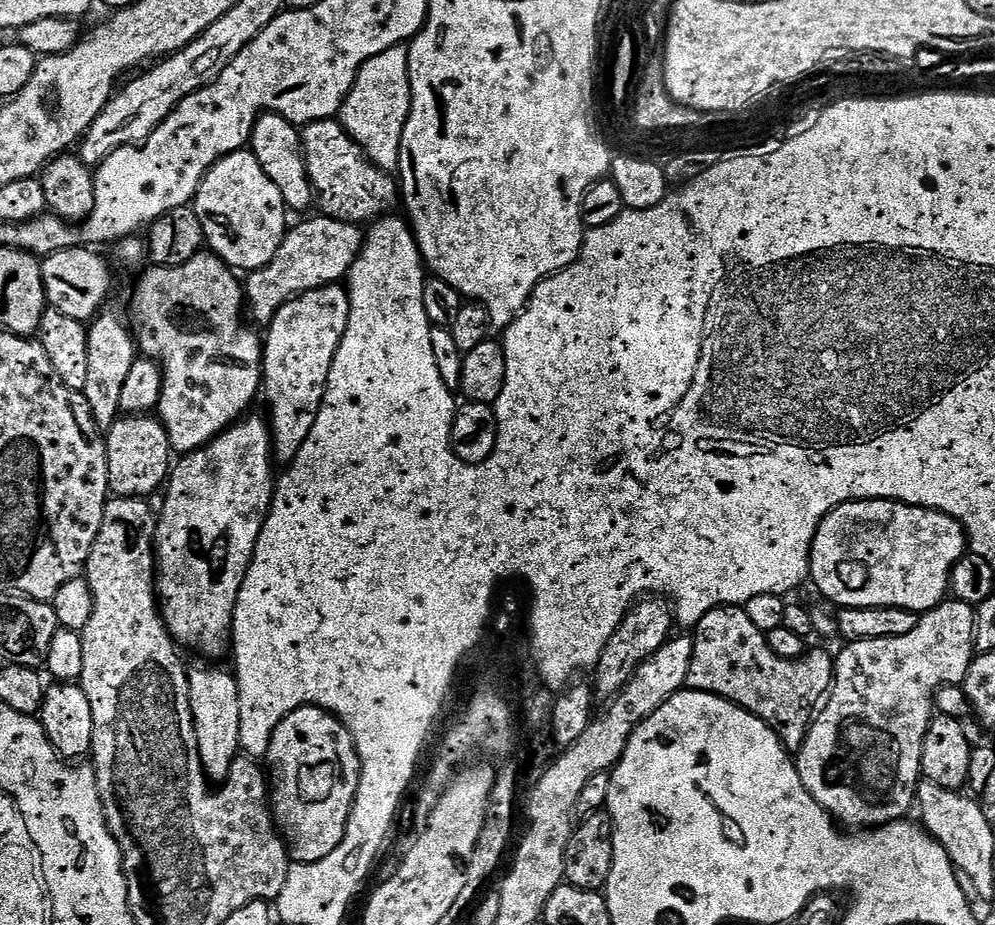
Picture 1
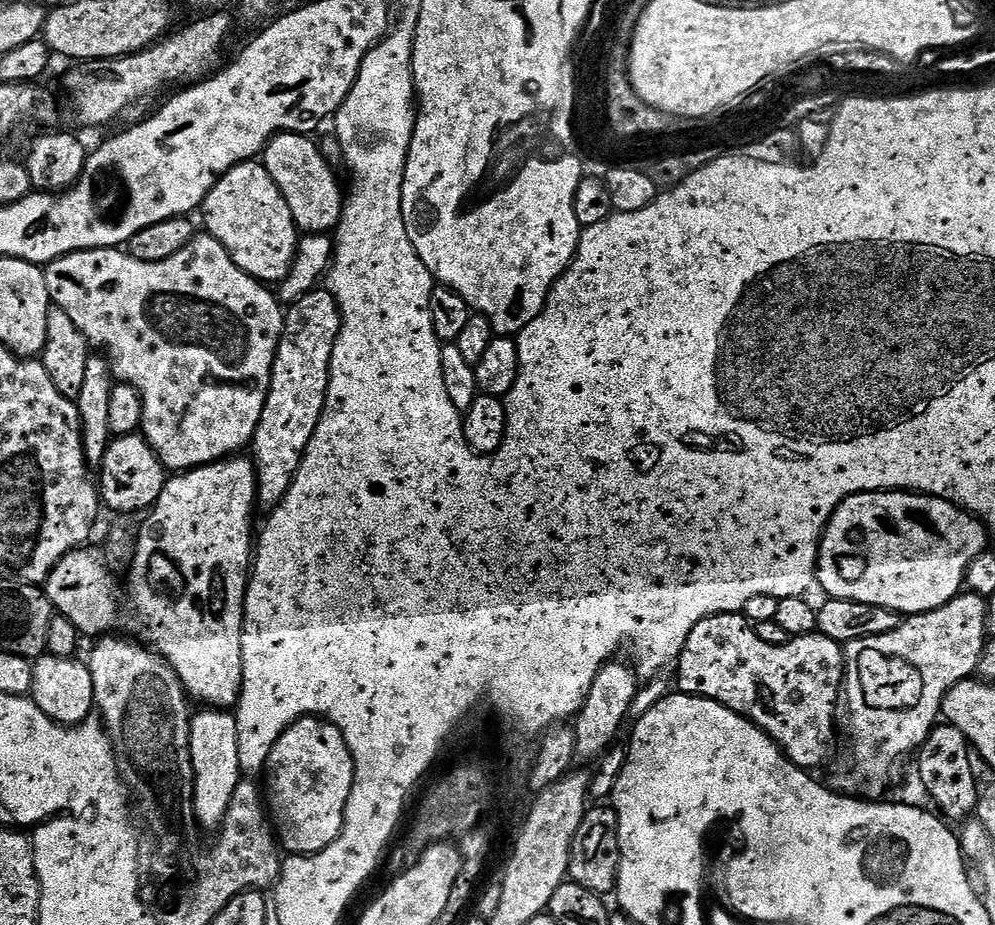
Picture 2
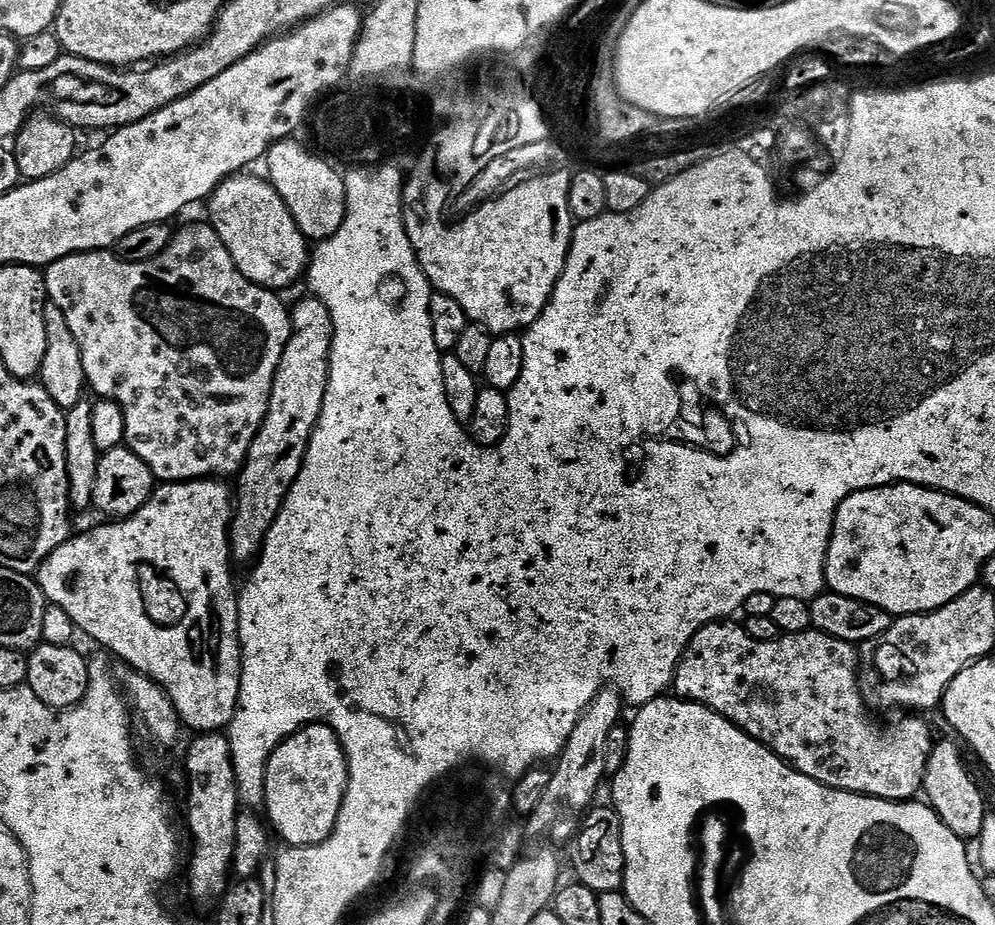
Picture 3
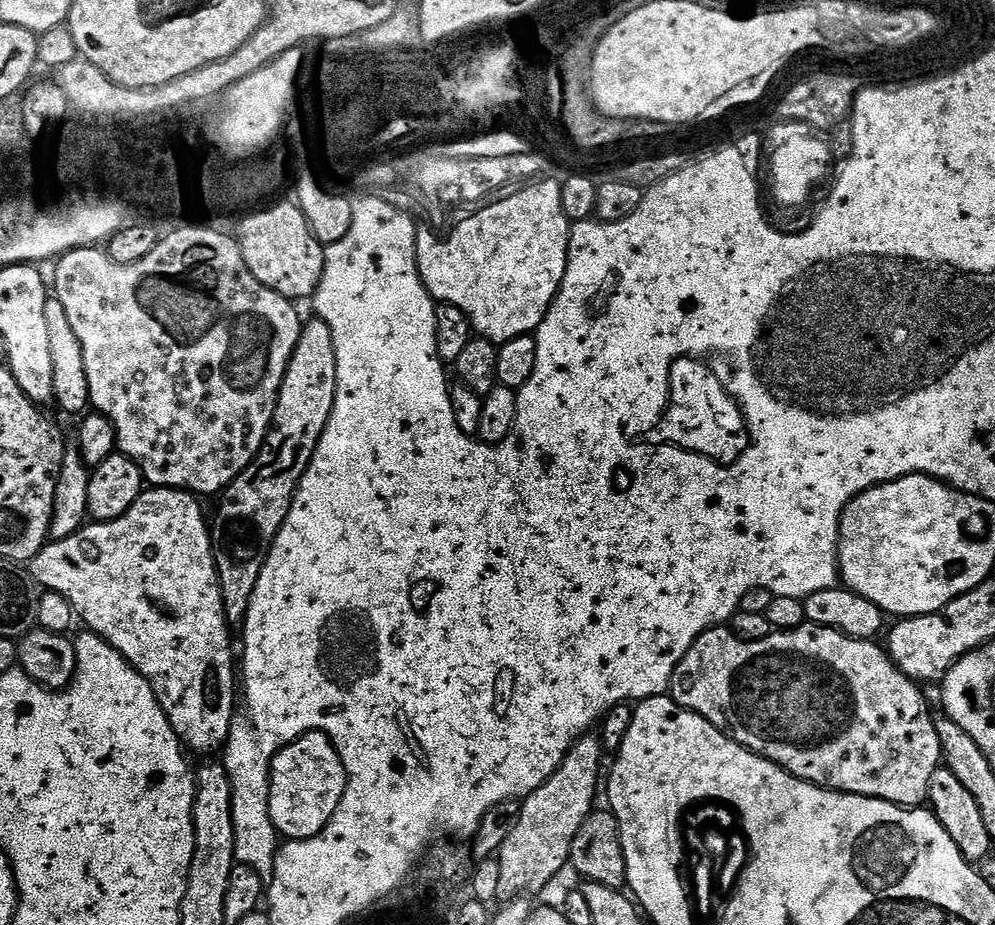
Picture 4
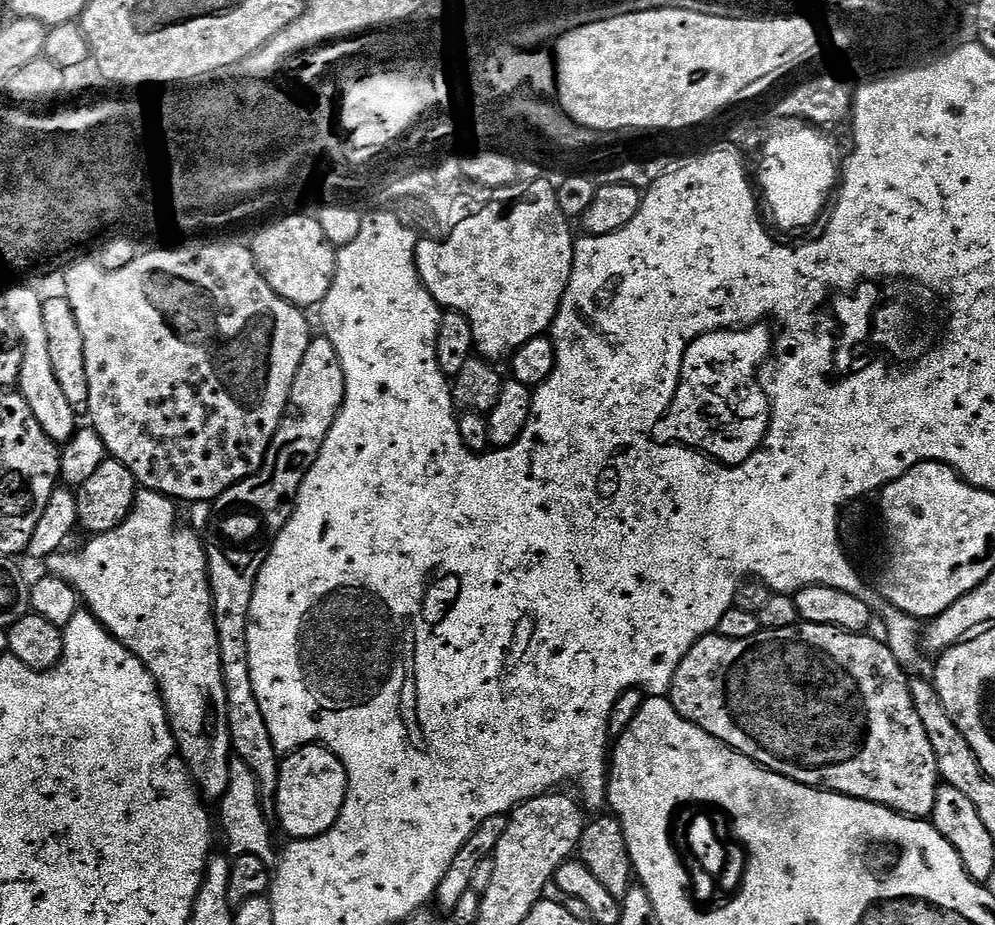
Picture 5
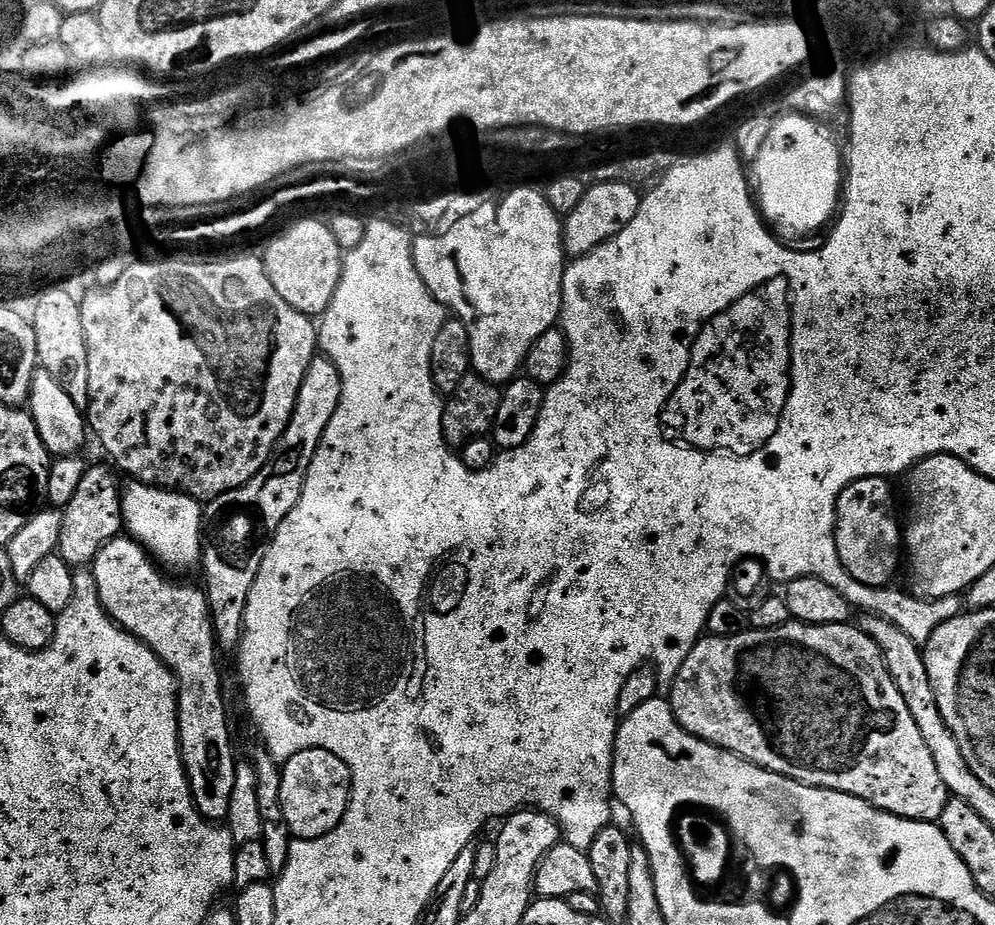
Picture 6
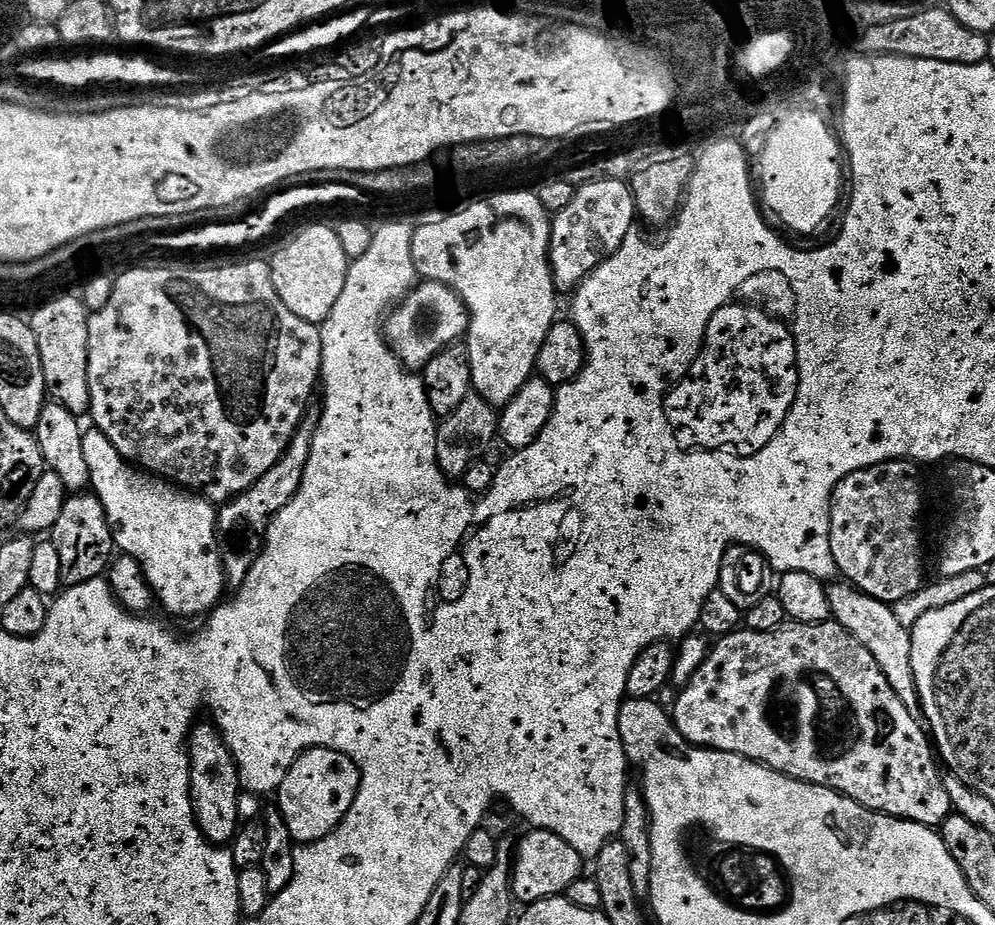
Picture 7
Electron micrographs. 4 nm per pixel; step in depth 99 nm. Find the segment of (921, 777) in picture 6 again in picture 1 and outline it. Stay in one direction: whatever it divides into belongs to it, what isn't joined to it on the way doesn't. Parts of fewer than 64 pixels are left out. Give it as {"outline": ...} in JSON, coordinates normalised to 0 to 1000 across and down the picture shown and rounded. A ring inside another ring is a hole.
{"outline":[[[733,655],[731,657],[719,657],[714,659],[714,664],[710,664],[710,668],[706,668],[706,672],[702,672],[695,688],[695,697],[697,698],[697,707],[693,711],[693,729],[691,730],[690,743],[697,748],[713,748],[719,752],[724,752],[727,757],[732,757],[735,761],[740,761],[743,765],[749,765],[752,770],[757,770],[761,778],[769,778],[772,786],[778,788],[781,797],[788,803],[789,810],[802,811],[807,804],[812,794],[812,787],[815,786],[818,777],[818,771],[825,764],[826,758],[836,746],[836,737],[838,734],[838,709],[832,705],[816,705],[811,706],[810,711],[802,714],[791,714],[782,707],[778,707],[778,703],[774,703],[772,690],[769,684],[762,681],[762,677],[758,677],[758,672],[754,672],[754,668],[750,668],[747,656]]]}

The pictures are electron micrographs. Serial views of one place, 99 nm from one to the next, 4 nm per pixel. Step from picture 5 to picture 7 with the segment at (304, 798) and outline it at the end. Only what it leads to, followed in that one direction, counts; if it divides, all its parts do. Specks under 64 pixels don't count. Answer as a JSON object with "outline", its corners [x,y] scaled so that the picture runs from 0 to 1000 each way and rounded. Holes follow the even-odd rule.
{"outline":[[[312,809],[298,819],[295,828],[289,830],[285,844],[279,849],[280,856],[279,872],[285,881],[287,893],[291,893],[294,909],[298,914],[315,912],[317,908],[331,904],[346,888],[352,871],[356,871],[362,858],[362,832],[351,817],[339,813],[336,809]]]}

